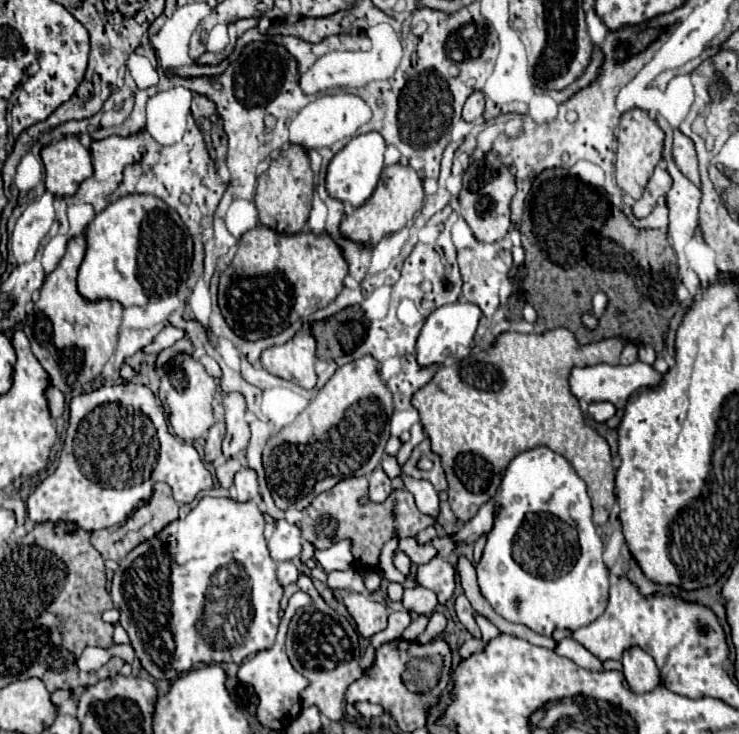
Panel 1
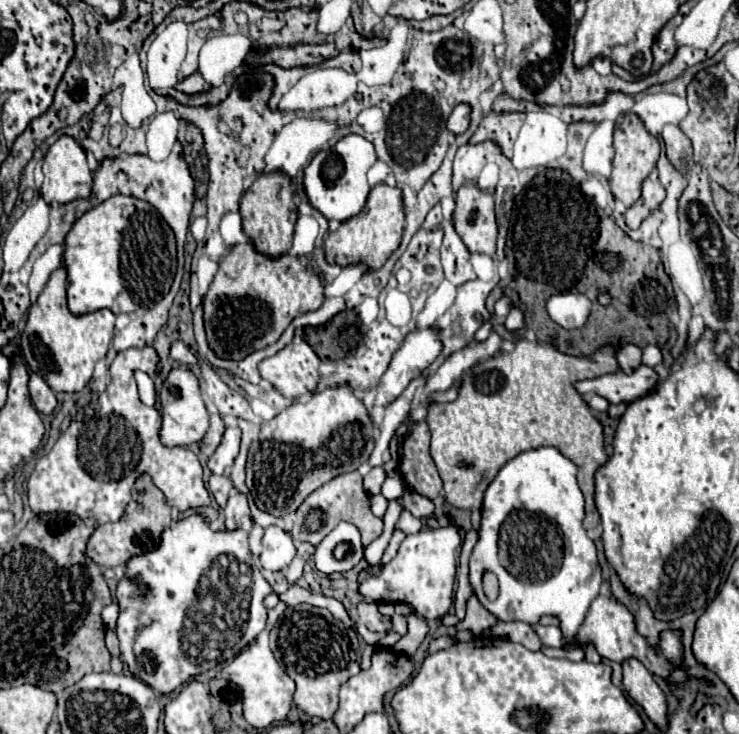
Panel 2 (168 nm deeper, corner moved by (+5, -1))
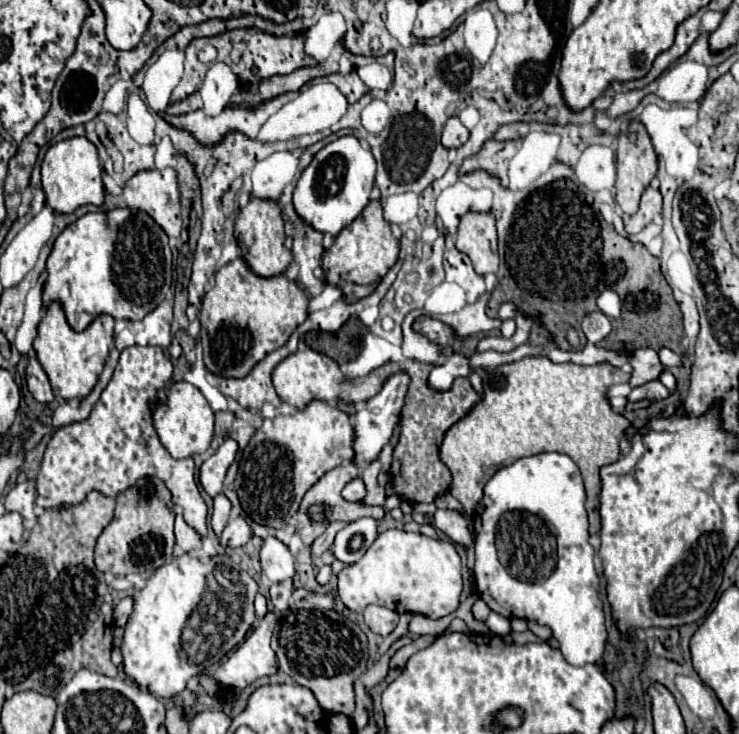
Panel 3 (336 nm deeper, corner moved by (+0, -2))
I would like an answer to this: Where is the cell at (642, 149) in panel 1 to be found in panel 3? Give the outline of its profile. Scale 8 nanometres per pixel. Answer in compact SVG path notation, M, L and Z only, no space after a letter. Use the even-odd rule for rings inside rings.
M631 120L627 132L619 134L617 138L617 202L625 214L635 214L639 210L639 200L643 190L649 186L651 178L657 174L659 158L655 154L655 148L651 144L651 138L645 130L645 126L639 120Z

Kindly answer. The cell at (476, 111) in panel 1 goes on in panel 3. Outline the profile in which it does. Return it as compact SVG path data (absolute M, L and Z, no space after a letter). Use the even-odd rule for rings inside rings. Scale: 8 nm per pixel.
M457 116L449 118L445 124L445 130L443 130L441 144L445 148L459 148L461 144L467 142L467 138L469 138L469 130L461 124L461 120Z

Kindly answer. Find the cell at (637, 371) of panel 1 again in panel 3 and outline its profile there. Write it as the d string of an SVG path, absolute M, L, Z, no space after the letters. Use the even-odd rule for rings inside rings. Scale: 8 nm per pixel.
M651 380L643 386L637 386L631 390L631 394L627 396L629 402L639 402L639 400L663 400L669 396L669 390L659 382L659 380Z

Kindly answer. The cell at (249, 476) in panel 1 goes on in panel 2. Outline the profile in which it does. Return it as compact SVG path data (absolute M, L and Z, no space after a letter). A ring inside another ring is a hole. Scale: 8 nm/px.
M232 489L228 505L224 509L224 515L226 515L226 529L238 529L238 527L242 527L242 517L250 515L246 495L242 495L236 489Z

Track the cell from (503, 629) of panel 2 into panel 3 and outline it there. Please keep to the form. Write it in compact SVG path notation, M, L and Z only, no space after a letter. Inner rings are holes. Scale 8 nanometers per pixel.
M491 612L491 614L489 614L489 618L485 620L485 624L487 624L487 628L489 628L493 634L497 634L497 636L501 636L501 638L513 632L511 622L509 622L505 616L497 614L497 612Z

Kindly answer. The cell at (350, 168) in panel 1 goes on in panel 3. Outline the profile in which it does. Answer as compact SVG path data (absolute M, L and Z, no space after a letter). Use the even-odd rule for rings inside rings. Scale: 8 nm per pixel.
M343 136L321 148L313 162L303 170L293 202L297 214L323 234L337 236L349 226L369 204L369 194L375 184L375 158L355 136Z

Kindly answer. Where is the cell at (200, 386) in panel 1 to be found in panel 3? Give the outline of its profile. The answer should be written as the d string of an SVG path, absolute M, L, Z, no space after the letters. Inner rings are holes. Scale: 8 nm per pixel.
M181 380L173 382L167 394L167 402L159 406L153 414L155 430L159 434L161 444L173 458L187 458L195 454L203 454L213 438L213 410L205 396L193 384Z

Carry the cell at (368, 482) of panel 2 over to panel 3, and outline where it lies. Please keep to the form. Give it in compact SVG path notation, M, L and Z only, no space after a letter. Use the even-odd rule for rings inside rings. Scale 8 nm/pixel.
M355 478L353 482L349 482L349 486L345 486L345 490L343 490L343 498L349 502L363 500L365 496L367 496L367 488L365 488L365 482L361 478Z

